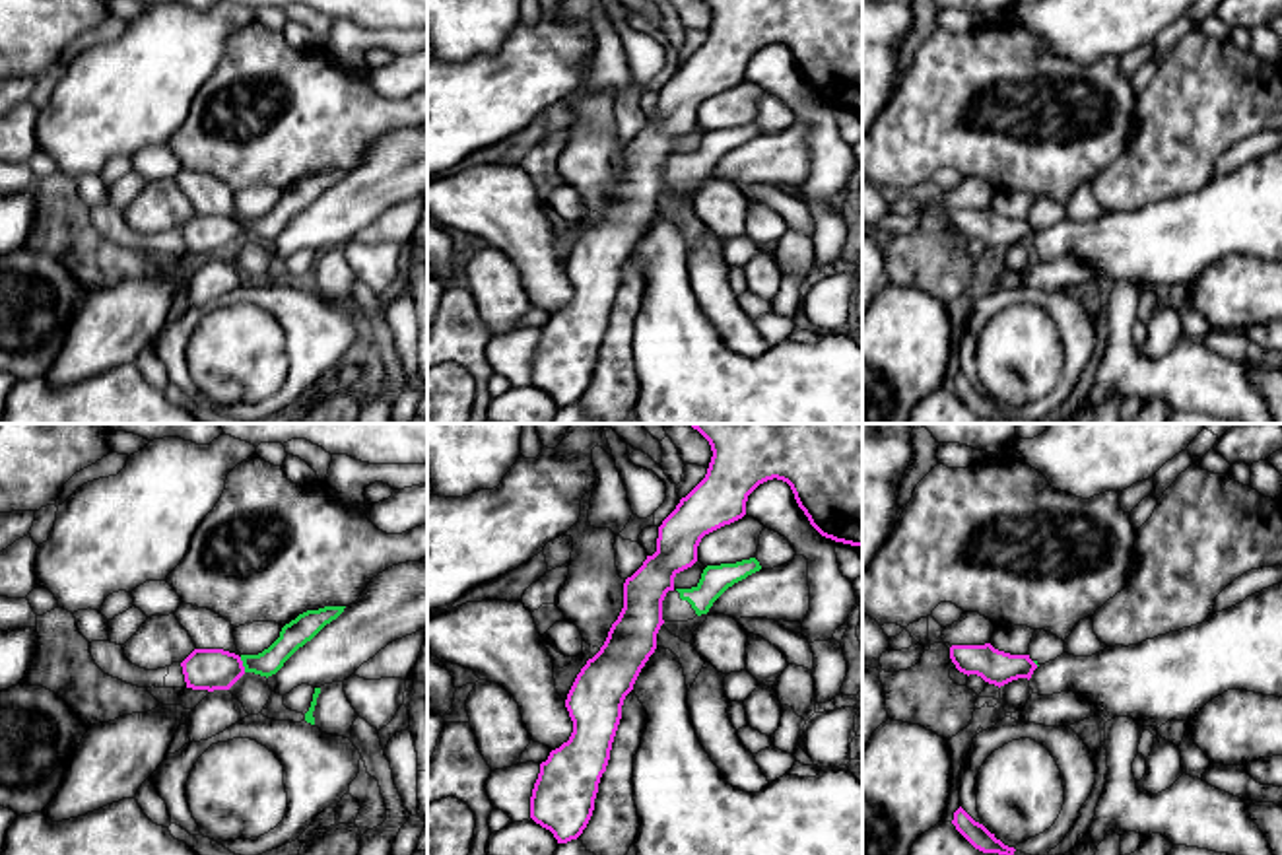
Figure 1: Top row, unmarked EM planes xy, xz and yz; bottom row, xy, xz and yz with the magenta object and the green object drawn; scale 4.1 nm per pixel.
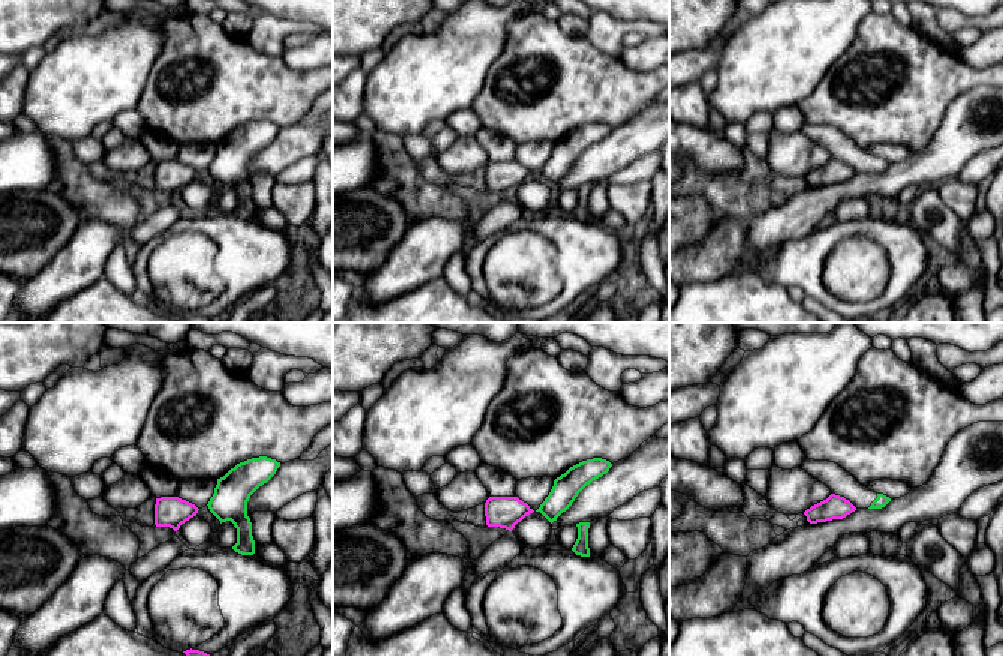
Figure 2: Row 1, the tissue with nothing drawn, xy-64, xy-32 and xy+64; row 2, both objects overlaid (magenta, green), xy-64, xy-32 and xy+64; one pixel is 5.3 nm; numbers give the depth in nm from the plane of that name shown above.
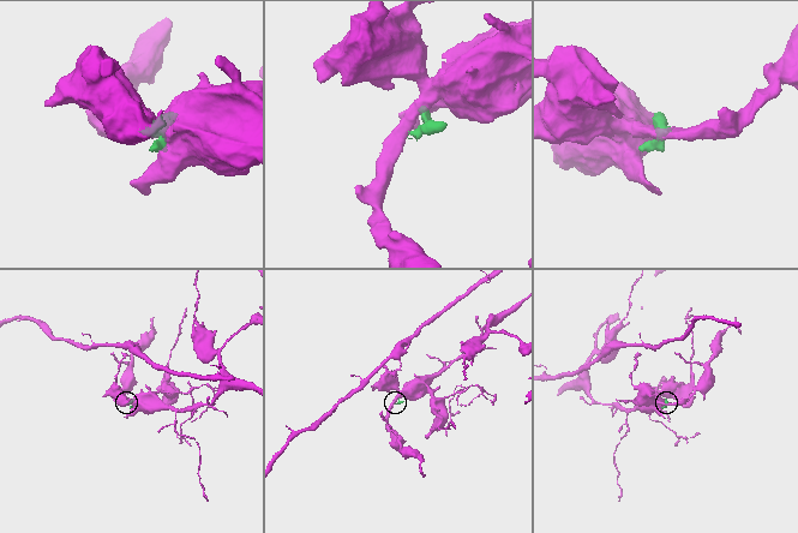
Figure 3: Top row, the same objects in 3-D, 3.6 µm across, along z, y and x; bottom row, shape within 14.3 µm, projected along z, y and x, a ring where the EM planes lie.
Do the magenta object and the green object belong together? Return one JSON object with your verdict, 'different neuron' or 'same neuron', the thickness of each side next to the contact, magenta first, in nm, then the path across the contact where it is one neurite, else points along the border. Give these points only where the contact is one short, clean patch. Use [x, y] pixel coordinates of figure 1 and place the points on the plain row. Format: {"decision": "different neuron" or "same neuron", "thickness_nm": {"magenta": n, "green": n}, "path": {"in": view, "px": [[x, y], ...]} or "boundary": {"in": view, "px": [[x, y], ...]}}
{"decision": "different neuron", "thickness_nm": {"magenta": 180, "green": 110}, "boundary": {"in": "xy", "px": [[239, 222], [245, 236]]}}

